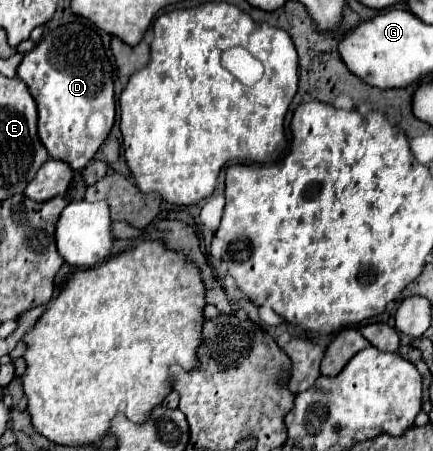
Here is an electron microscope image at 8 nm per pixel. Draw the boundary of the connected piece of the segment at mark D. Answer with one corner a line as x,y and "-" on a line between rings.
72,22
52,30
44,36
28,54
18,68
18,78
28,86
36,106
38,106
38,136
50,158
66,162
72,170
82,170
104,144
114,124
116,102
114,102
114,84
112,84
112,64
106,58
100,36
94,28

